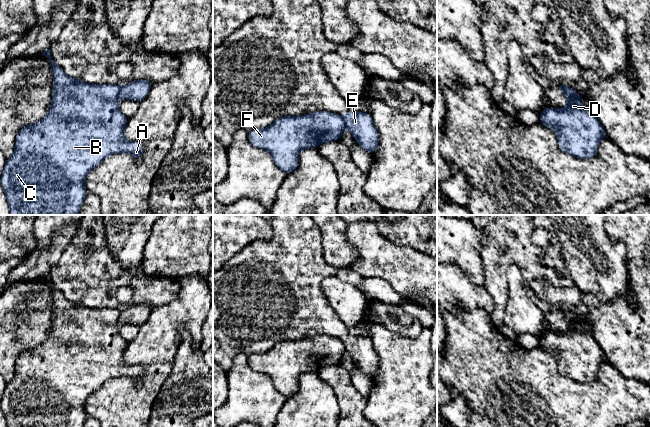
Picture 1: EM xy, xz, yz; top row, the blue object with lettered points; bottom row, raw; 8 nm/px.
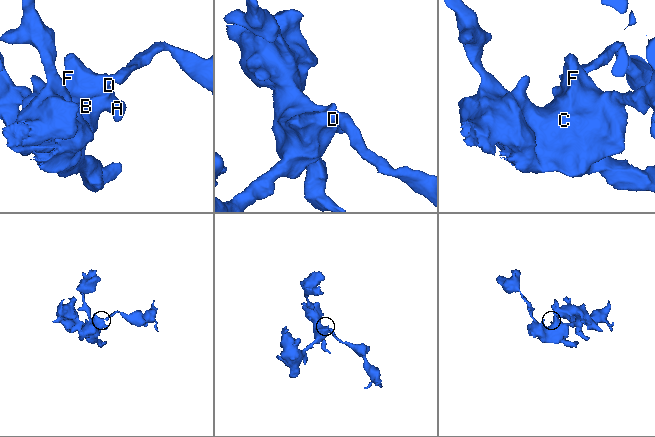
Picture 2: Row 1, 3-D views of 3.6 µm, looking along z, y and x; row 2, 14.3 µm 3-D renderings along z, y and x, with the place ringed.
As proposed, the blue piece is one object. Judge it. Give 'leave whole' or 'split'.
split

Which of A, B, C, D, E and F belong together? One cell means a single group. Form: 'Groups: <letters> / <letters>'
Groups: A B C D F / E

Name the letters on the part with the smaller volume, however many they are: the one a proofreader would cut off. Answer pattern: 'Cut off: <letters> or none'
Cut off: E

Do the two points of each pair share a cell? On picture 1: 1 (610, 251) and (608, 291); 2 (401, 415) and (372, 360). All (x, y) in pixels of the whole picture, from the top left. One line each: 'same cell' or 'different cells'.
1: same cell
2: different cells

